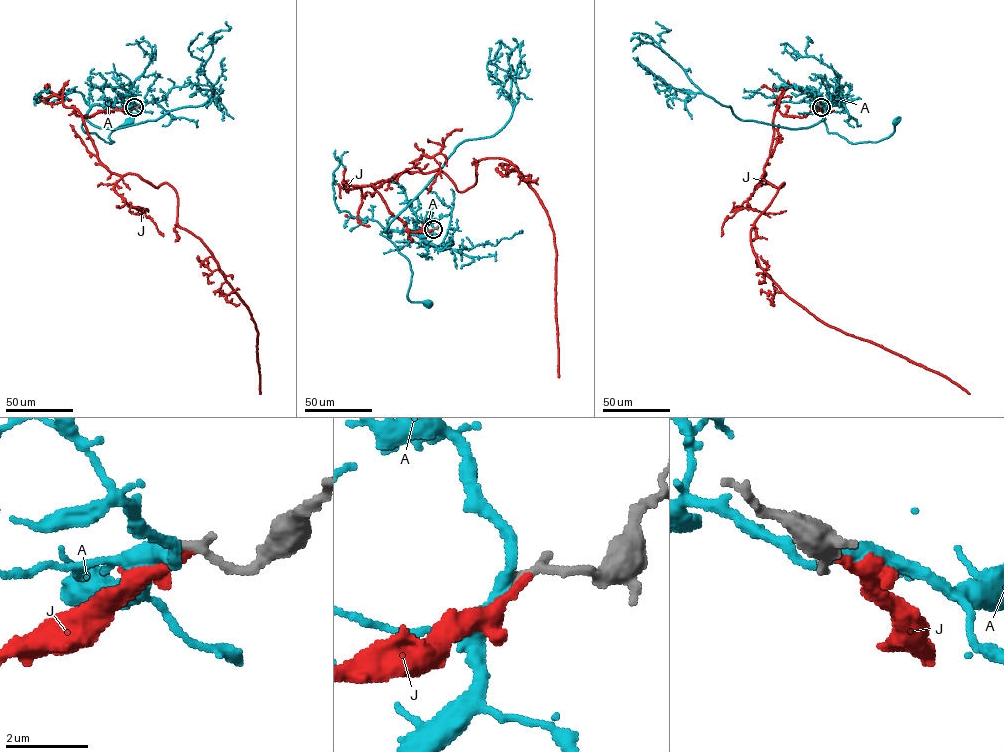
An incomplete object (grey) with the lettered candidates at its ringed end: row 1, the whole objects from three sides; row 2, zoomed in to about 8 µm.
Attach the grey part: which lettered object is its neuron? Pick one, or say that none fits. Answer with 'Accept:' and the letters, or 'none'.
Accept: A

